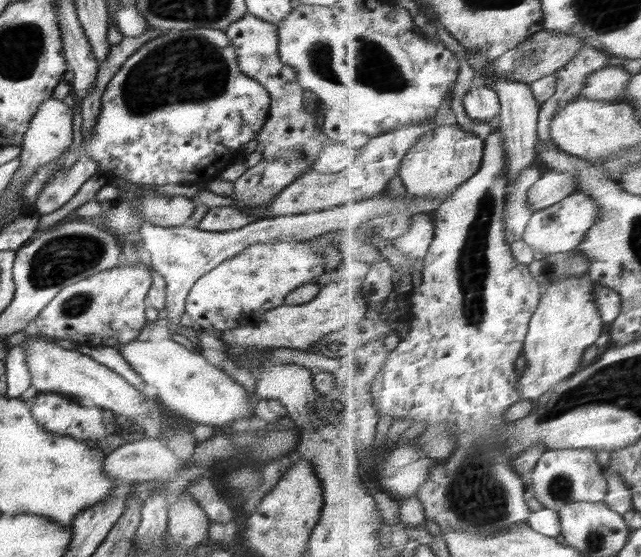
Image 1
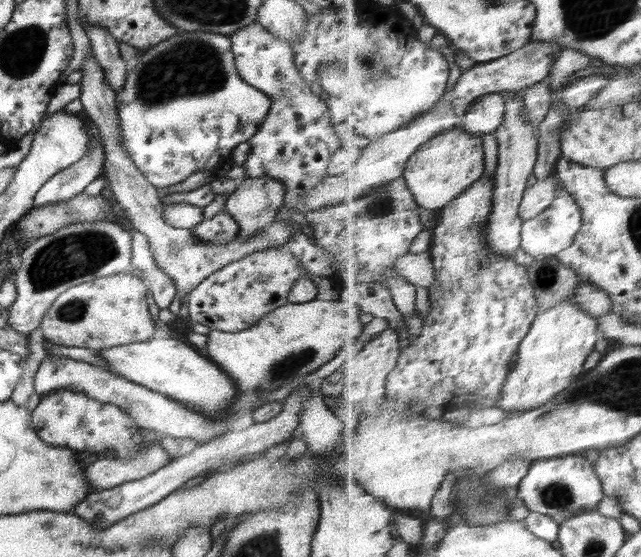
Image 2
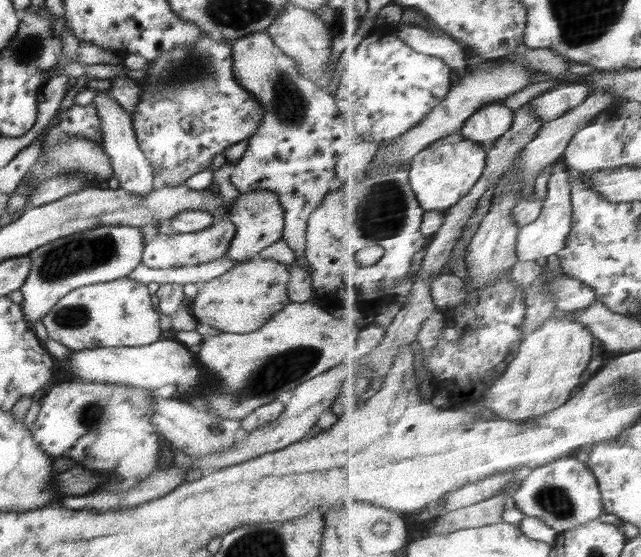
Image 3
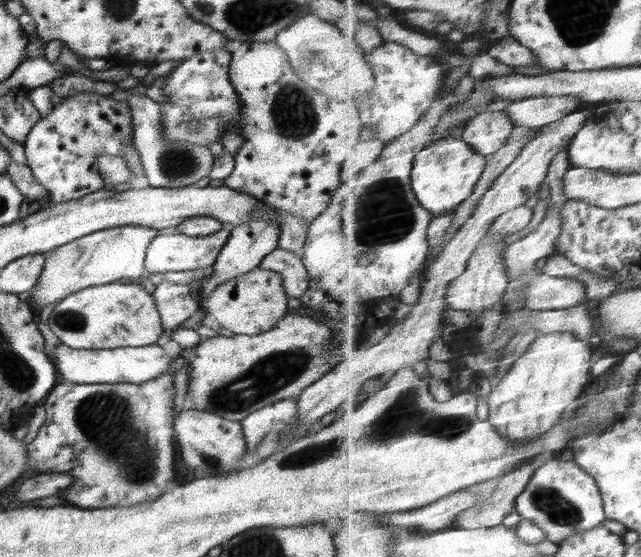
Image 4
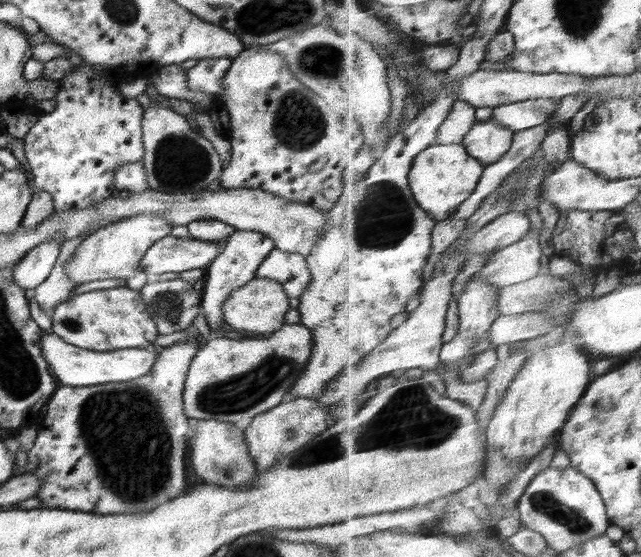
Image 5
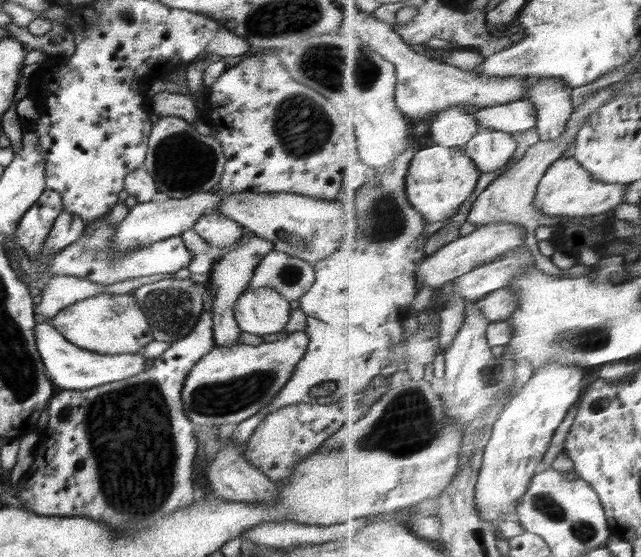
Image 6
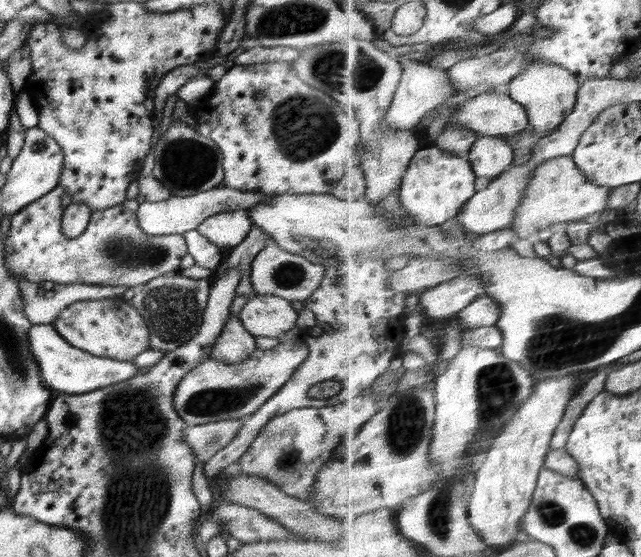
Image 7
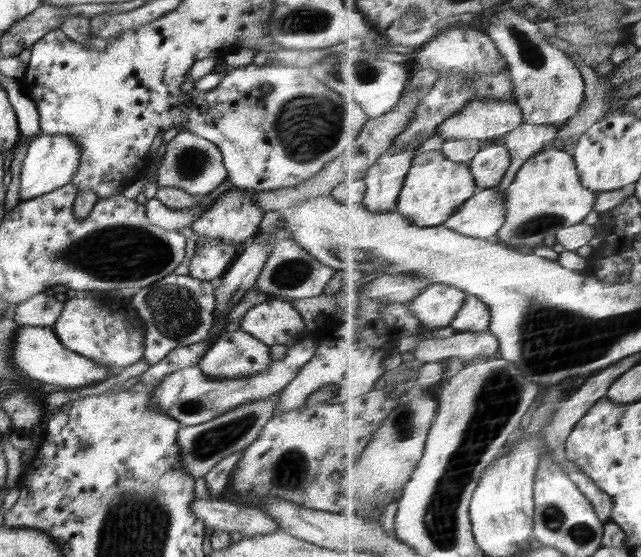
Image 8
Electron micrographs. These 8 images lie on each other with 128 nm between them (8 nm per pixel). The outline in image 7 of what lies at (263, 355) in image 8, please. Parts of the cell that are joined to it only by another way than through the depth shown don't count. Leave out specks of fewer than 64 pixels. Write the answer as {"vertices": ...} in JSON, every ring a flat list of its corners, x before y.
{"vertices":[[230,315,212,347,211,358,224,364,238,364,256,349,255,338,243,327,238,317]]}

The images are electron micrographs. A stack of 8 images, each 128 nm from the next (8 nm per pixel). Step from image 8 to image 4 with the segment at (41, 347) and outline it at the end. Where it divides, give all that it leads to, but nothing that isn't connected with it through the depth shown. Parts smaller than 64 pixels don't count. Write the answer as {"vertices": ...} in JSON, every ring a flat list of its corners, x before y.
{"vertices":[[65,344,58,345,54,350,55,367,61,374,61,380,76,384,125,383,141,385,150,379,160,376,169,369,172,358,164,354,158,344,137,347,118,347,112,350,73,349]]}

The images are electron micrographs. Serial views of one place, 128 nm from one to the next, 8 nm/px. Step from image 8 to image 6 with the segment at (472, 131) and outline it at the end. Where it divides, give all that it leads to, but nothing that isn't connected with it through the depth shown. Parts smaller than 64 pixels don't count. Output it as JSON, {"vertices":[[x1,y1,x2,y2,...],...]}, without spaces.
{"vertices":[[526,98,480,108,476,117,480,120,481,128,520,135,537,128,538,108]]}

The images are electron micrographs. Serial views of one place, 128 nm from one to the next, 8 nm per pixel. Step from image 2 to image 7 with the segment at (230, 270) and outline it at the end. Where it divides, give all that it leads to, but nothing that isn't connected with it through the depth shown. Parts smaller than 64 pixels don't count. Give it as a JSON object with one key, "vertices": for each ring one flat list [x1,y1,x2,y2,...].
{"vertices":[[257,294,249,297,238,318,253,337,280,338,295,327,297,314,289,300,271,294]]}

